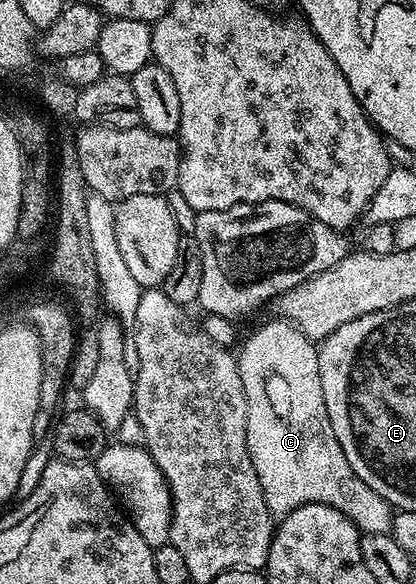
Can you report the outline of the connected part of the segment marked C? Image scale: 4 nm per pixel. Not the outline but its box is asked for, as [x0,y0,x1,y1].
[238,318,394,534]

